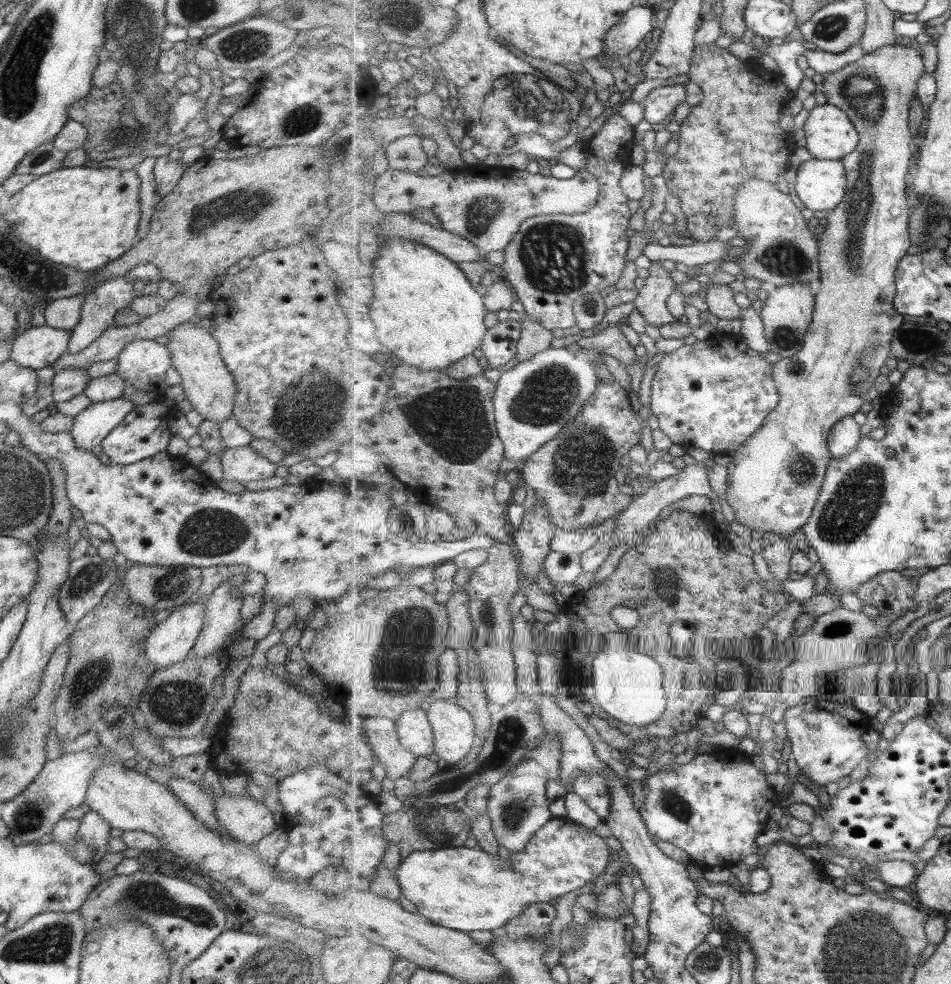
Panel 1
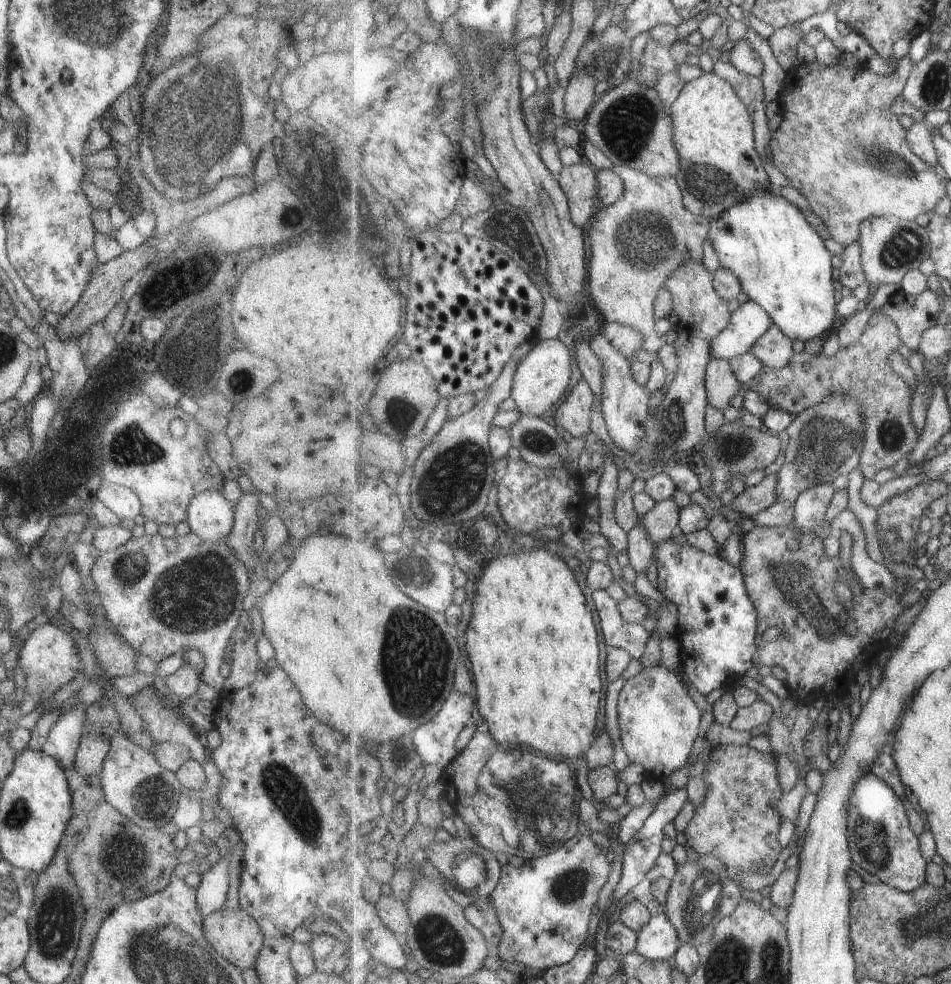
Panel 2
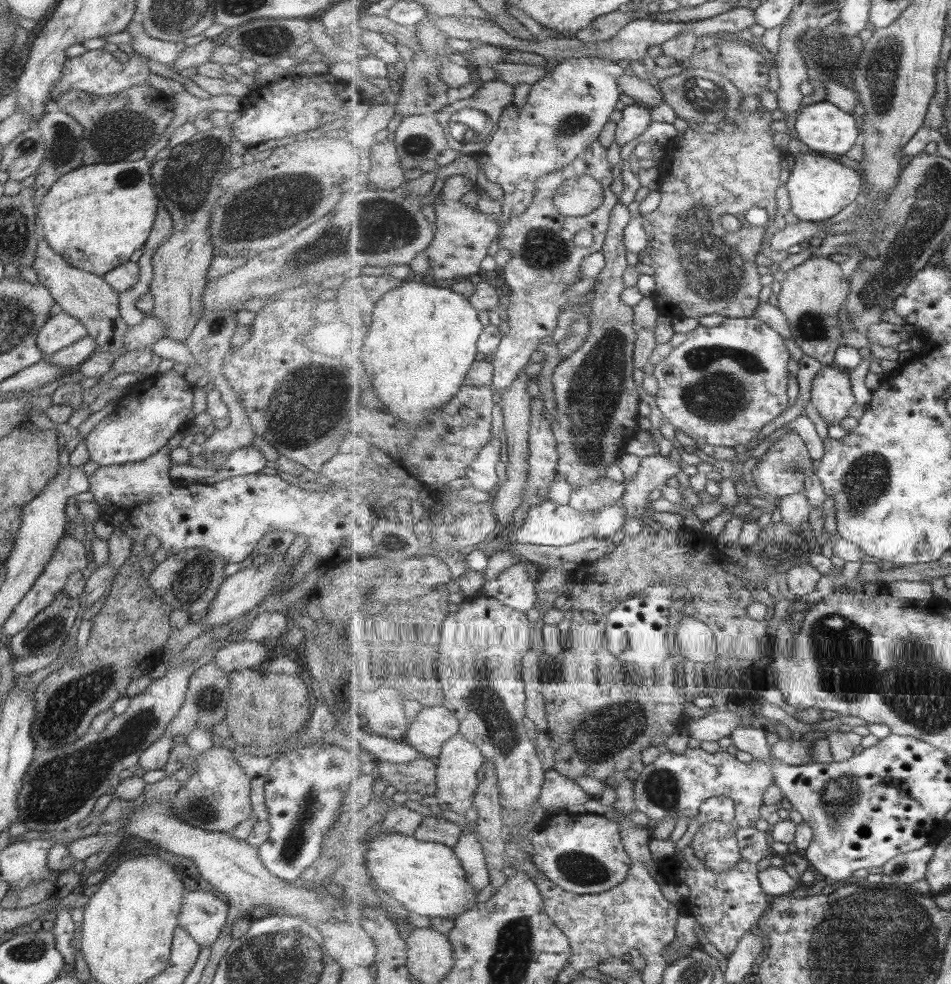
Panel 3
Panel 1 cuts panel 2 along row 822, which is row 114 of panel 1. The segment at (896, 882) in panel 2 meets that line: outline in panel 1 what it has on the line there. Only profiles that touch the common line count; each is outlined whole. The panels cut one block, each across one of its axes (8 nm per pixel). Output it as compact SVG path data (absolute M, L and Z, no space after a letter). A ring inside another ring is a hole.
M902 45L882 46L861 60L852 62L824 76L821 92L829 104L844 110L860 133L857 149L842 160L847 175L848 189L843 202L828 213L828 223L821 229L821 282L816 290L816 310L809 327L804 349L793 357L782 358L773 371L780 391L780 404L766 418L764 425L745 445L731 454L729 488L726 500L735 518L750 530L764 534L774 532L790 535L809 522L821 496L832 452L828 443L831 430L845 416L857 414L868 399L867 392L881 366L891 357L893 335L904 325L903 314L896 309L896 274L899 261L911 246L910 218L915 202L908 192L909 177L913 174L915 144L910 114L916 100L926 64L918 48Z

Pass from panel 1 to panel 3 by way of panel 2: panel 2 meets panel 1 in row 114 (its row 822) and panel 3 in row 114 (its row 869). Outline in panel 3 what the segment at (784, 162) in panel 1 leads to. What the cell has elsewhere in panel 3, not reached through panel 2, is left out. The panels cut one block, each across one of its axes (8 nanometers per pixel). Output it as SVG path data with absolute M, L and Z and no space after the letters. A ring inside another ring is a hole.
M759 107L756 111L737 114L723 119L715 133L707 133L691 125L687 130L674 138L673 164L671 180L661 182L663 199L658 208L643 216L644 228L649 237L649 246L638 255L639 262L656 270L657 306L659 312L666 316L701 318L709 314L720 314L729 318L747 318L755 316L757 307L762 304L763 284L761 274L757 272L757 256L764 245L763 234L766 226L775 220L777 214L777 188L785 180L783 152L775 146L773 131L773 112ZM751 209L764 209L769 221L762 227L751 226L745 220L745 214ZM723 214L734 215L742 224L735 232L727 232L721 226Z

